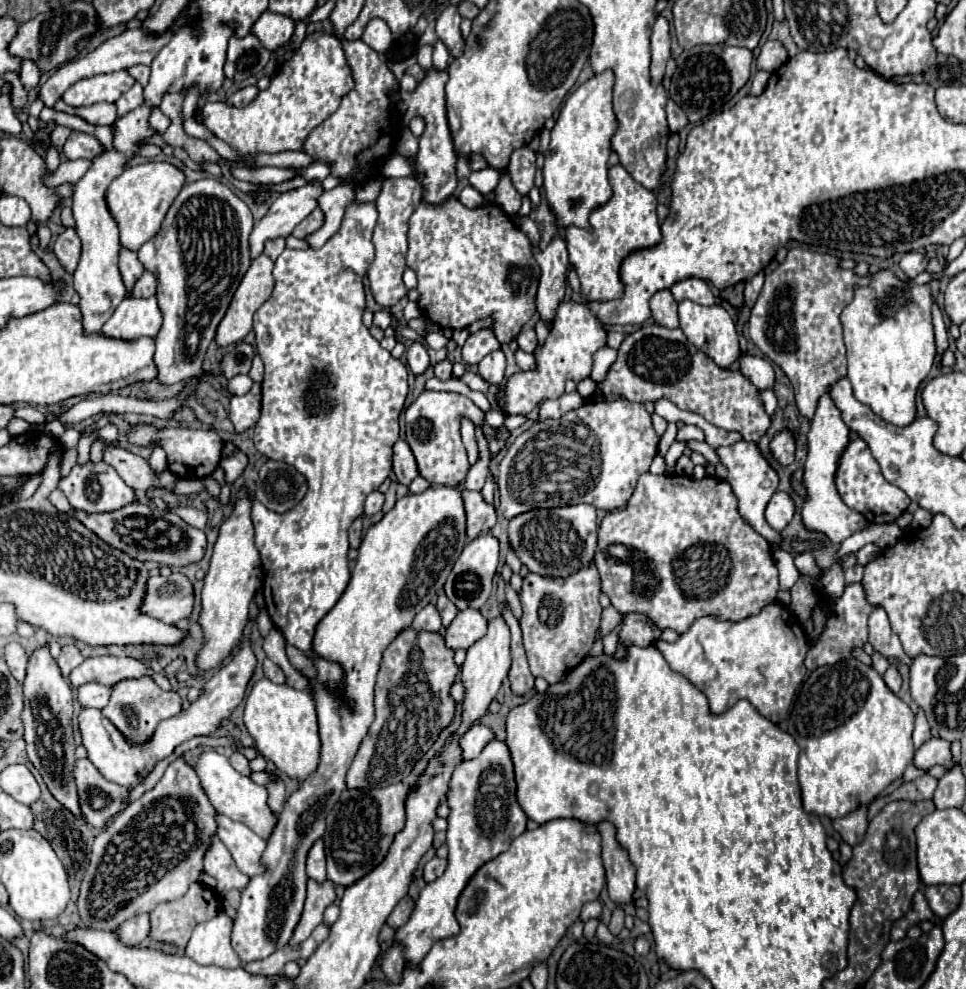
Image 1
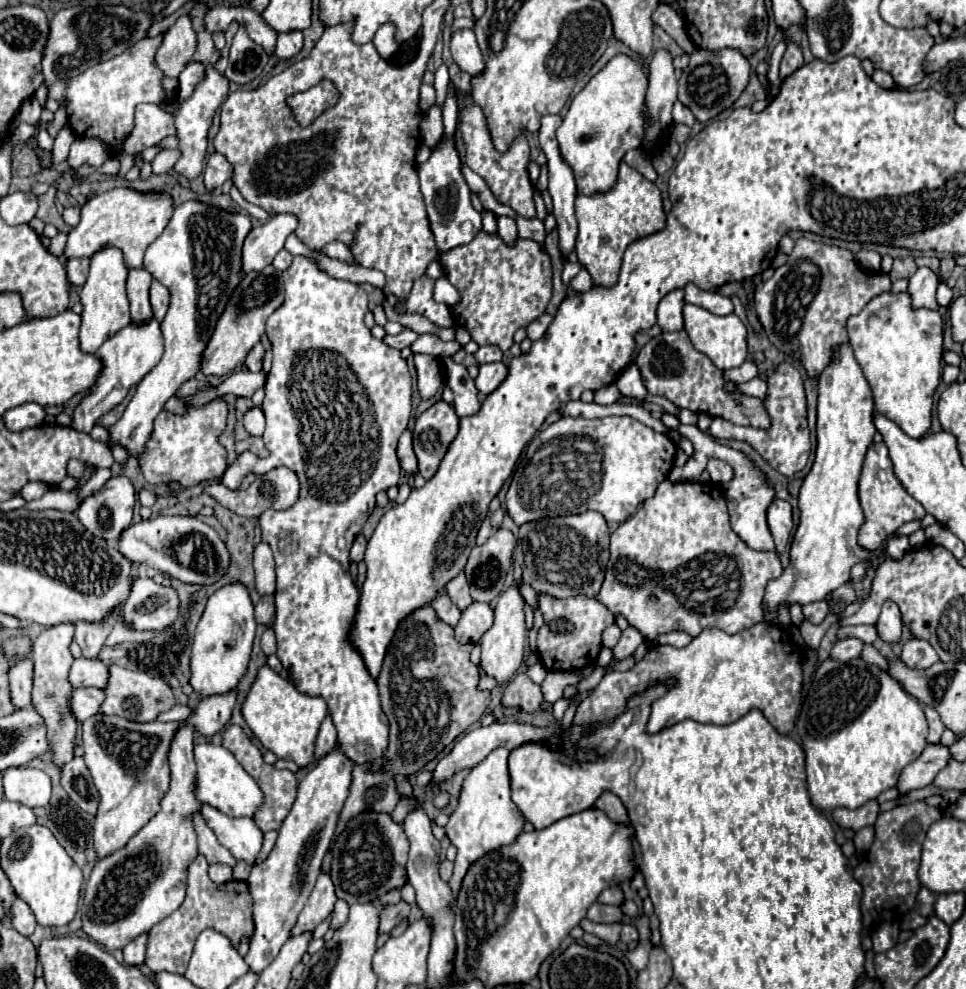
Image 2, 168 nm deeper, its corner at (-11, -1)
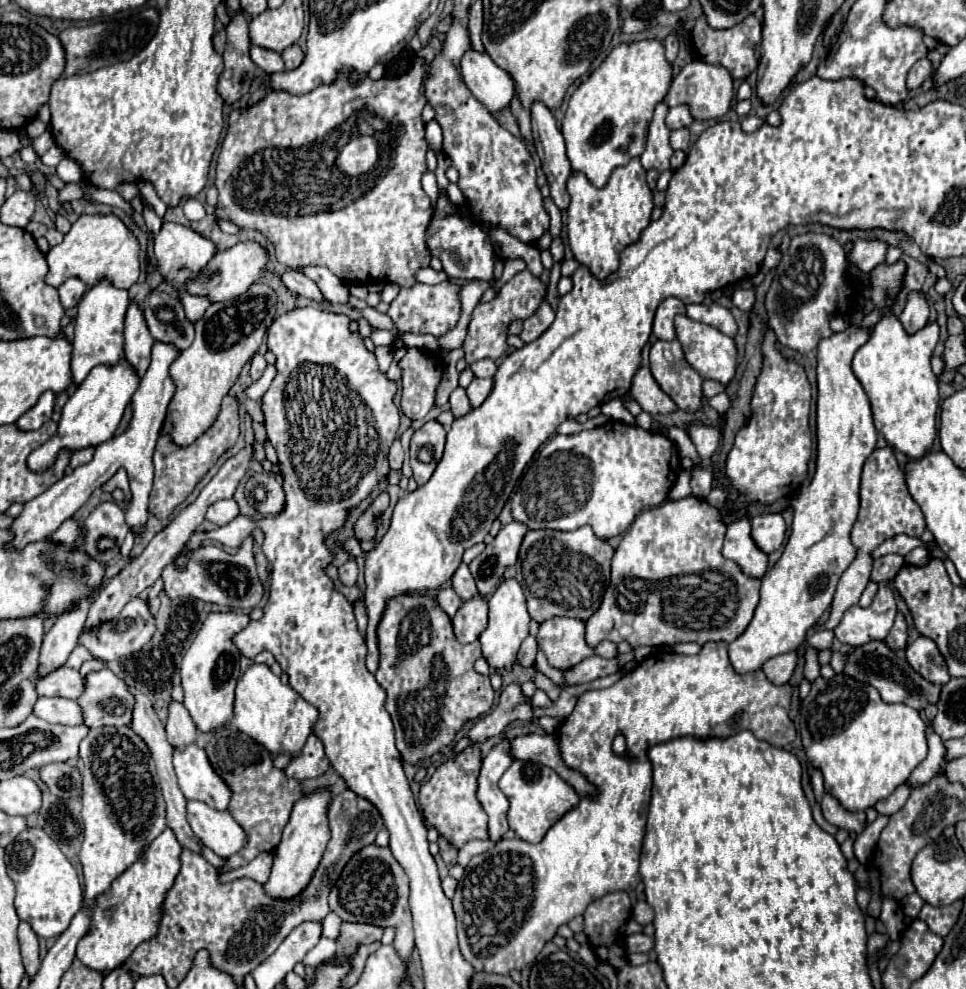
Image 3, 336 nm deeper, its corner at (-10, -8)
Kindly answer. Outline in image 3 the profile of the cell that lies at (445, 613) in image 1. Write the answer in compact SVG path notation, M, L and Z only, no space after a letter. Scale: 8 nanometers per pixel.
M463 563L459 567L459 571L455 571L453 579L451 579L451 587L455 589L455 593L459 595L459 599L465 603L469 599L473 599L477 595L477 587L475 587L475 581L471 579L471 573L469 573L469 567Z

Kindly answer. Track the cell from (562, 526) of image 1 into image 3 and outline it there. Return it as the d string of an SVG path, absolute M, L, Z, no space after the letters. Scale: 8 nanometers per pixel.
M583 525L575 531L553 531L553 529L527 531L519 549L521 577L517 579L527 597L531 619L543 623L555 615L565 615L565 617L577 617L577 619L587 621L599 609L603 591L607 589L611 557L613 557L613 547L605 539L599 539L589 525Z

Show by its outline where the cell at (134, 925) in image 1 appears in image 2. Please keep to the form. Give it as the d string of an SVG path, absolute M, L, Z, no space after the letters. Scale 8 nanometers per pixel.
M142 934L142 936L134 938L134 940L122 950L122 954L124 954L124 964L126 964L126 966L142 966L142 964L144 964L146 940L148 940L148 936Z

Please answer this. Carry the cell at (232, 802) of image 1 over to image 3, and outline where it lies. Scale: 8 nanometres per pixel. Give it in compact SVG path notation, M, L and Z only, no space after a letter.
M195 743L185 751L173 751L173 767L187 799L203 801L217 811L229 811L231 787L215 773L205 749Z

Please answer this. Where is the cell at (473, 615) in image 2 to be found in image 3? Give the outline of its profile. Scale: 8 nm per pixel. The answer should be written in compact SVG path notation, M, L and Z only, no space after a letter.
M475 595L475 599L463 603L453 619L455 637L459 643L473 643L487 629L487 601Z

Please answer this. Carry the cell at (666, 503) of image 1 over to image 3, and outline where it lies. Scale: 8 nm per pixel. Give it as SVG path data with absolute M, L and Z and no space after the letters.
M665 499L659 507L641 511L615 549L611 561L611 581L601 607L587 619L587 643L595 647L599 641L609 639L613 643L627 641L631 647L657 647L685 641L695 641L699 645L707 641L735 641L753 619L753 611L759 603L761 579L747 577L735 561L723 557L723 539L723 517L705 499Z

